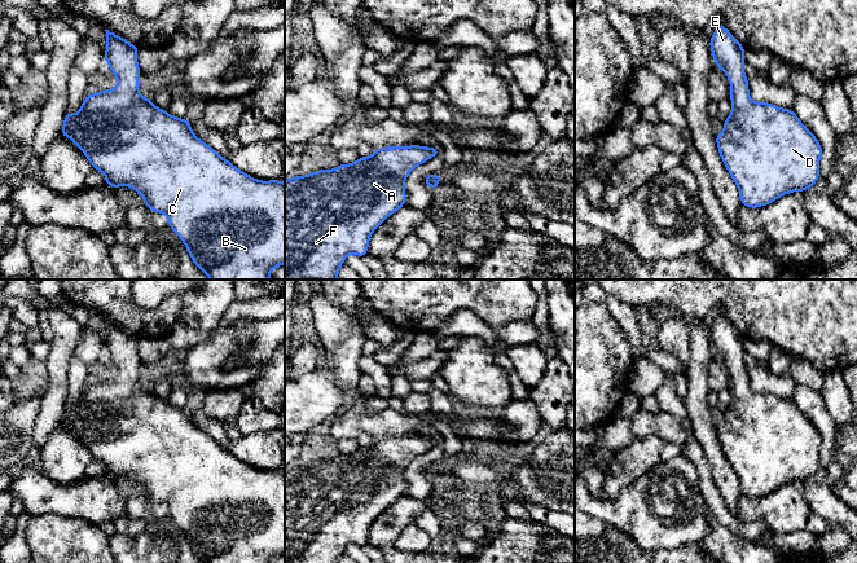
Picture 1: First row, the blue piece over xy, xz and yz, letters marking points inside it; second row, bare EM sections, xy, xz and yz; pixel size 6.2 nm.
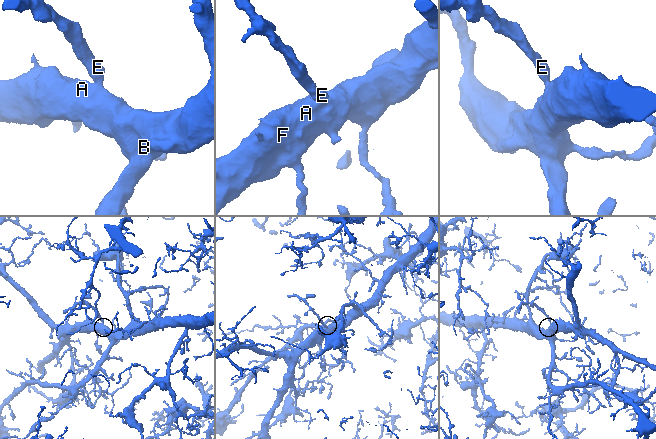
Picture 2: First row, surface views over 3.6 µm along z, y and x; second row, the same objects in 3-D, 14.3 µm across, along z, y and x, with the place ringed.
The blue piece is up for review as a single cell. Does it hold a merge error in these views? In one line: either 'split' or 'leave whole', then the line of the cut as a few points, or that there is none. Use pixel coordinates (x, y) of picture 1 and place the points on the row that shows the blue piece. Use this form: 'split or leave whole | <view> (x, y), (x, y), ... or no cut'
leave whole | no cut

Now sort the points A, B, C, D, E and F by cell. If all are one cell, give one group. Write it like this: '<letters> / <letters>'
A B C D E F

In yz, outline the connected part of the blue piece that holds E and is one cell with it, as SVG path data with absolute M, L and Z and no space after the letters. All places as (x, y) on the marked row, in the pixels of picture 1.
M724 26L715 28L709 39L715 63L728 76L731 113L724 120L724 132L715 136L720 158L739 189L743 206L759 208L785 194L805 192L819 179L822 146L817 137L796 116L792 109L782 109L769 102L753 101L744 74L744 47Z

